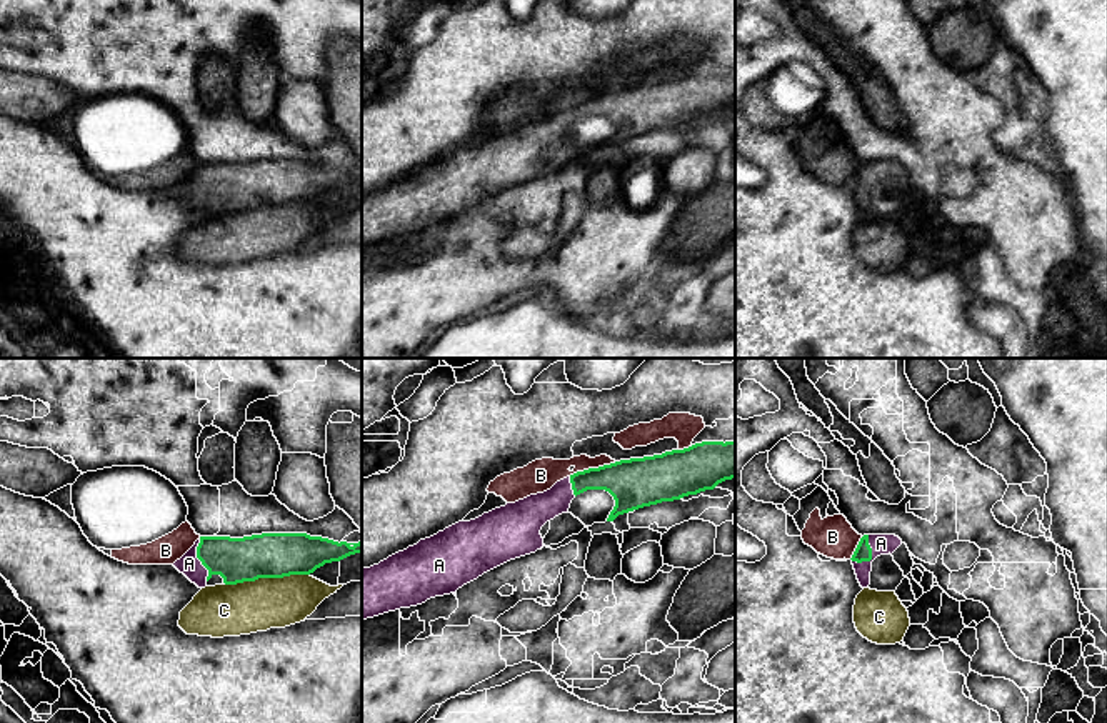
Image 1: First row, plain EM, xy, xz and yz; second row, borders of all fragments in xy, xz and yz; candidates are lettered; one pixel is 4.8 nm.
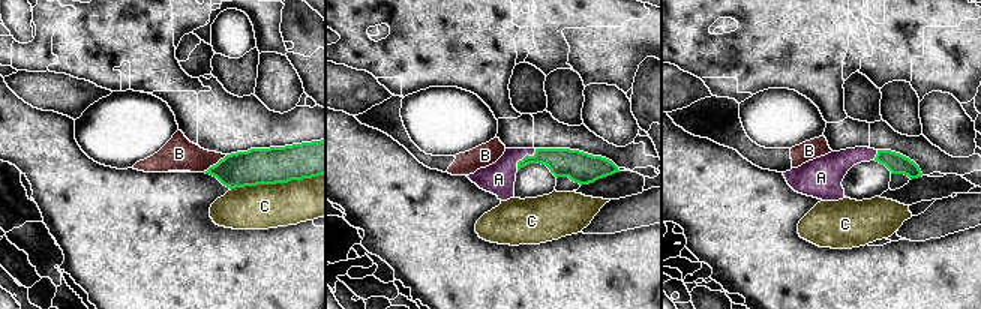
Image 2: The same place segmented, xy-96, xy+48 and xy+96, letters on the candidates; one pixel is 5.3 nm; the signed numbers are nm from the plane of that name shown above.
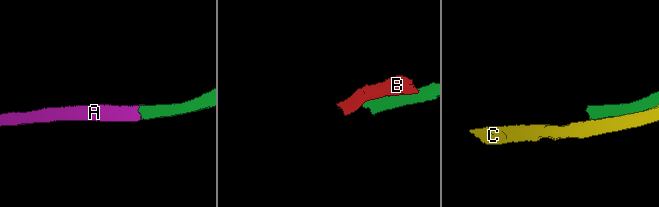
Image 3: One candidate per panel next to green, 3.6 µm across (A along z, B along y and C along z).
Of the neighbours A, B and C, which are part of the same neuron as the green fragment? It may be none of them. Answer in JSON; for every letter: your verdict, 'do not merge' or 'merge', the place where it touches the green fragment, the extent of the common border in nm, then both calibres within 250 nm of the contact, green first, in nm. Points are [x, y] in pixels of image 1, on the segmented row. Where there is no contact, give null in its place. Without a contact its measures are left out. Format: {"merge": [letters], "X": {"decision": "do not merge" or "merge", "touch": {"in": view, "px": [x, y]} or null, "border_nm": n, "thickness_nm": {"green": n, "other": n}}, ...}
{"merge": ["A"], "A": {"decision": "merge", "touch": {"in": "yz", "px": [871, 557]}, "border_nm": 160, "thickness_nm": {"green": 80, "other": 100}}, "B": {"decision": "do not merge", "touch": {"in": "xz", "px": [592, 468]}, "border_nm": 240, "thickness_nm": {"green": 240, "other": 150}}, "C": {"decision": "do not merge", "touch": {"in": "xy", "px": [267, 577]}, "border_nm": 420, "thickness_nm": {"green": 220, "other": 260}}}

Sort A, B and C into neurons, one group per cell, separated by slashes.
A / B / C

